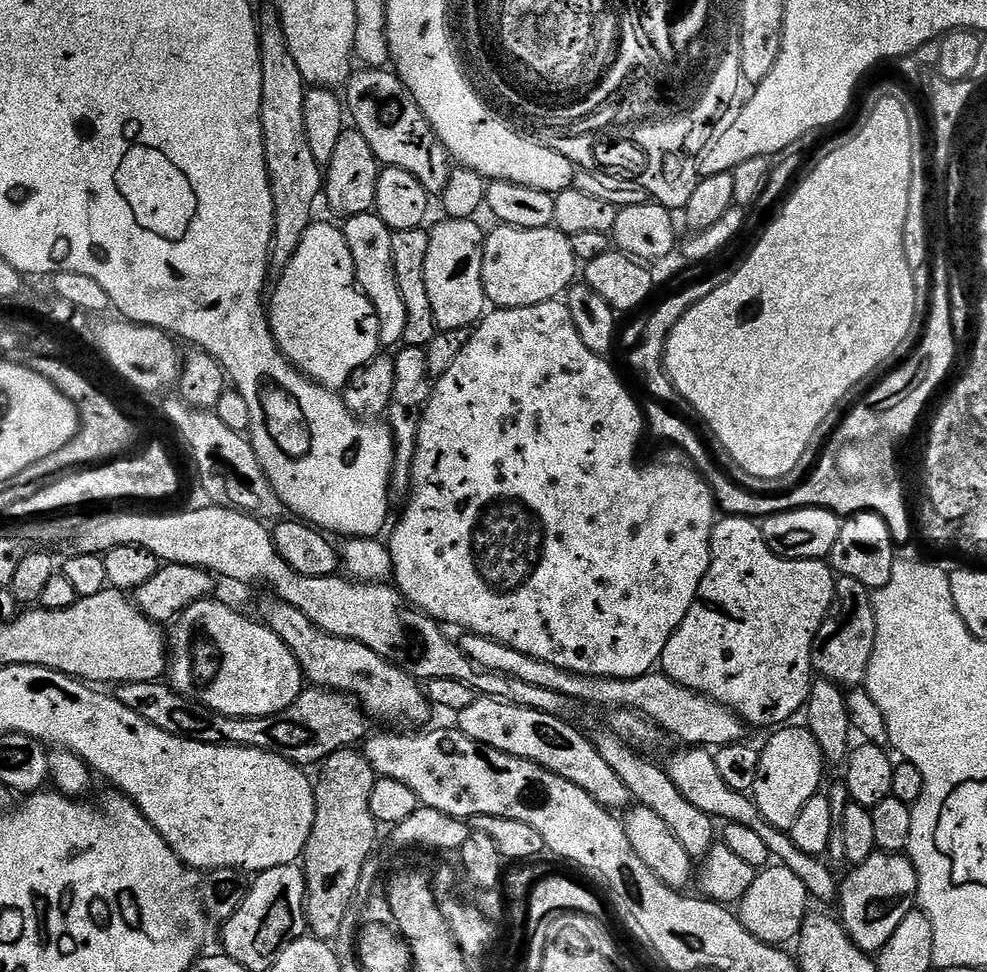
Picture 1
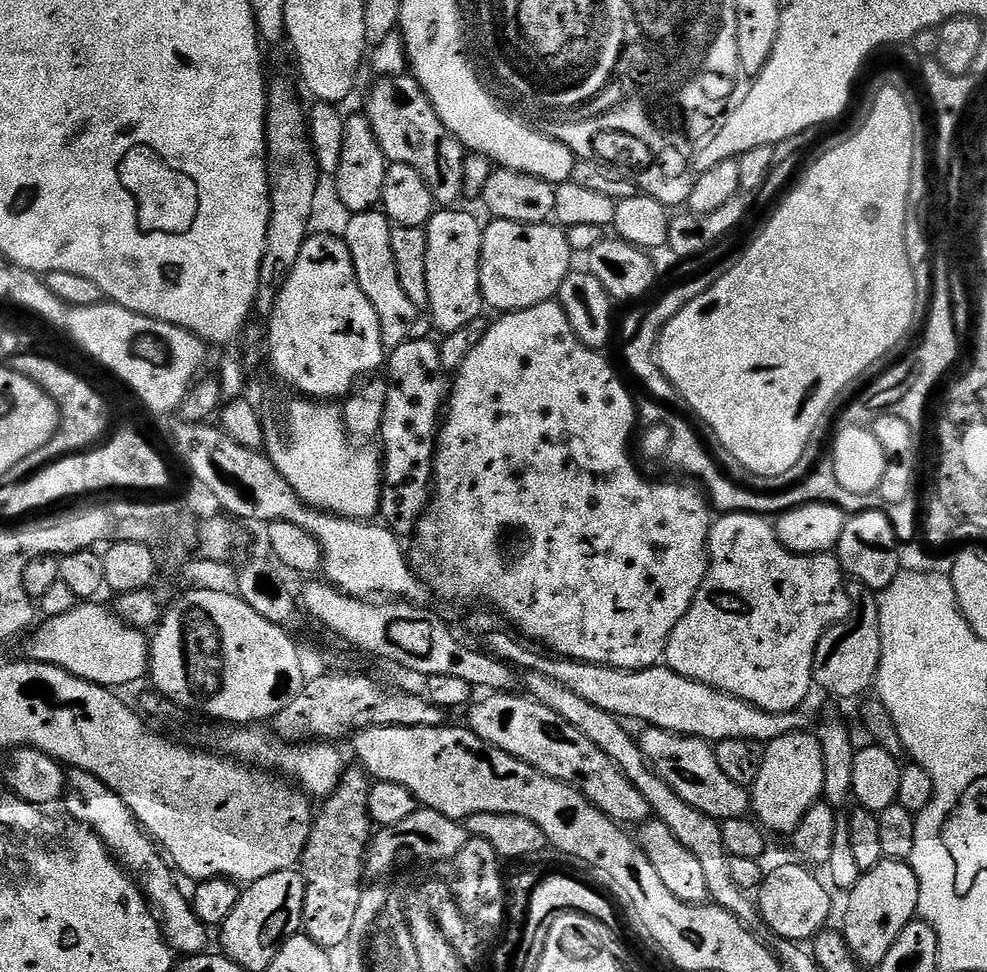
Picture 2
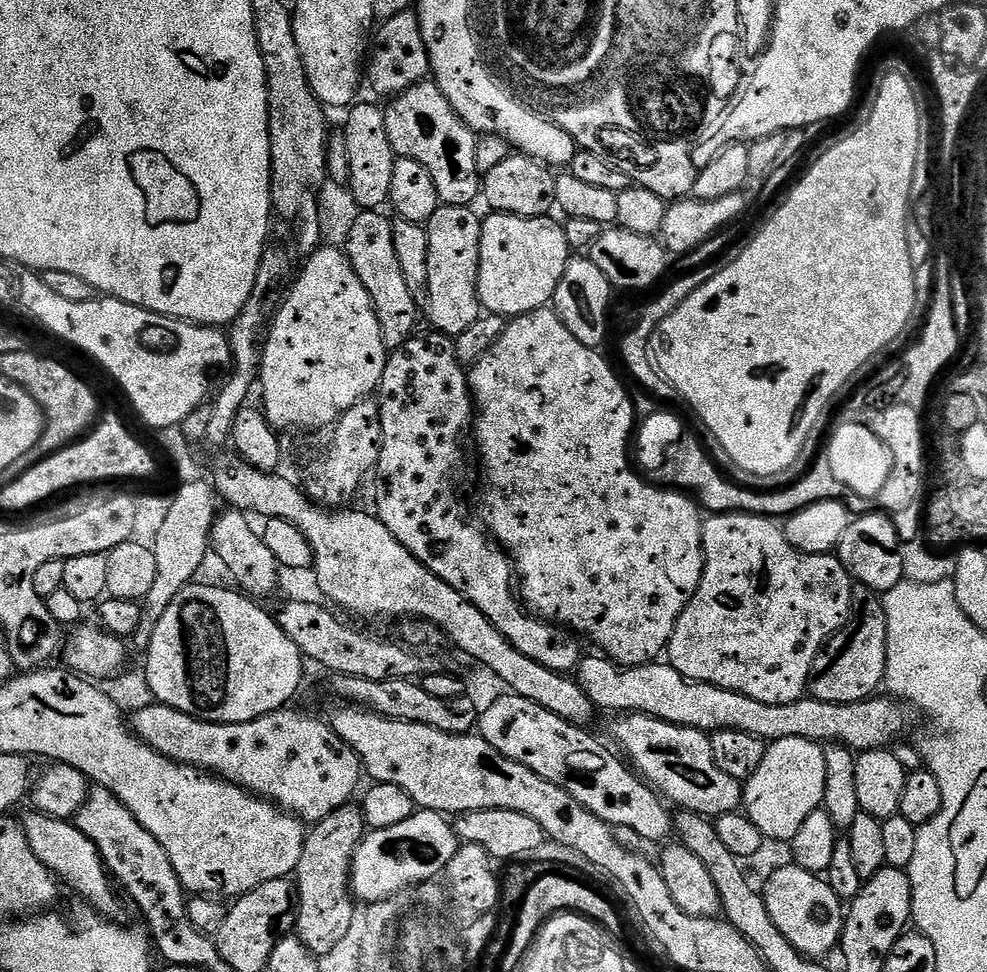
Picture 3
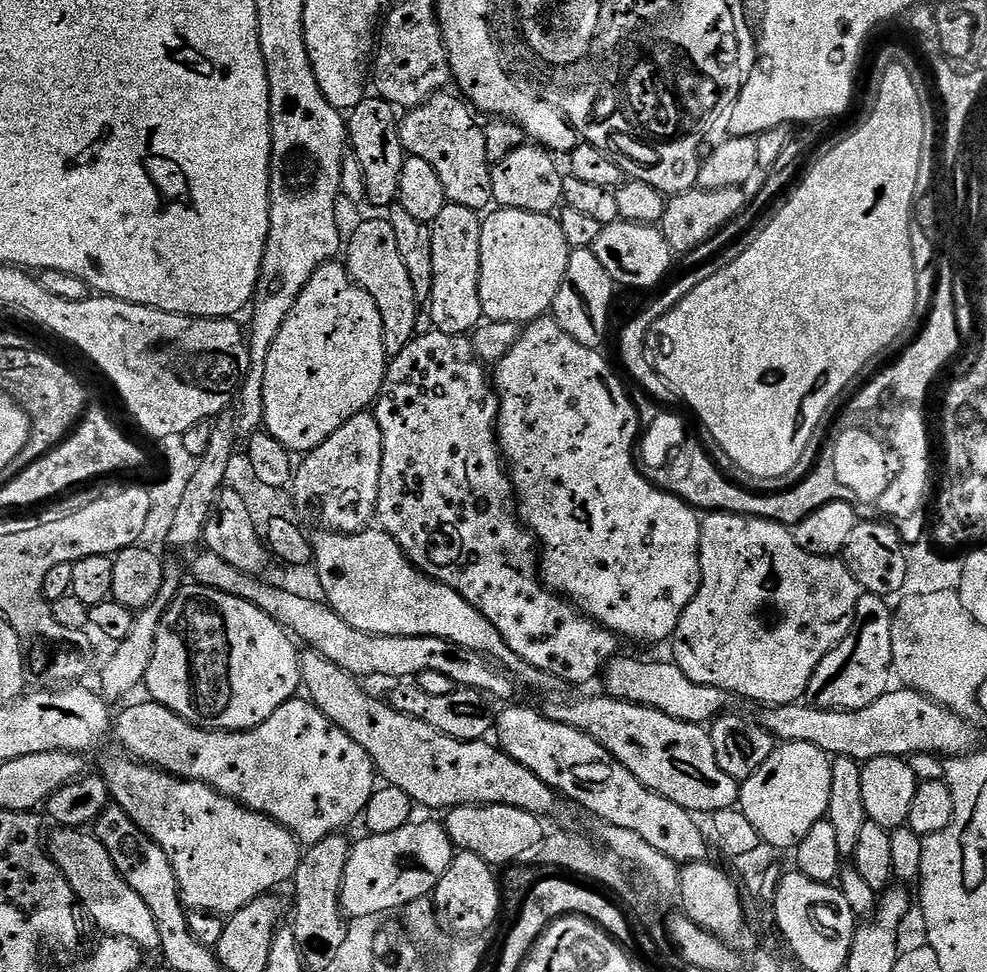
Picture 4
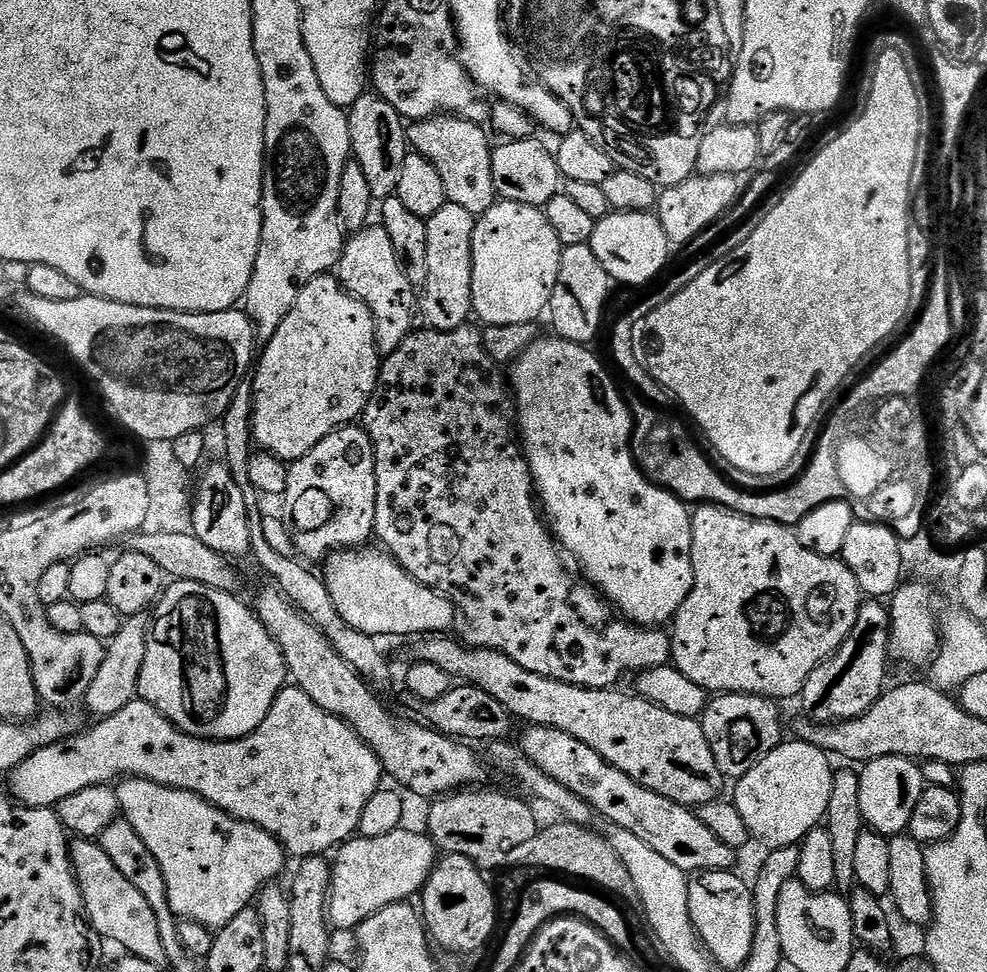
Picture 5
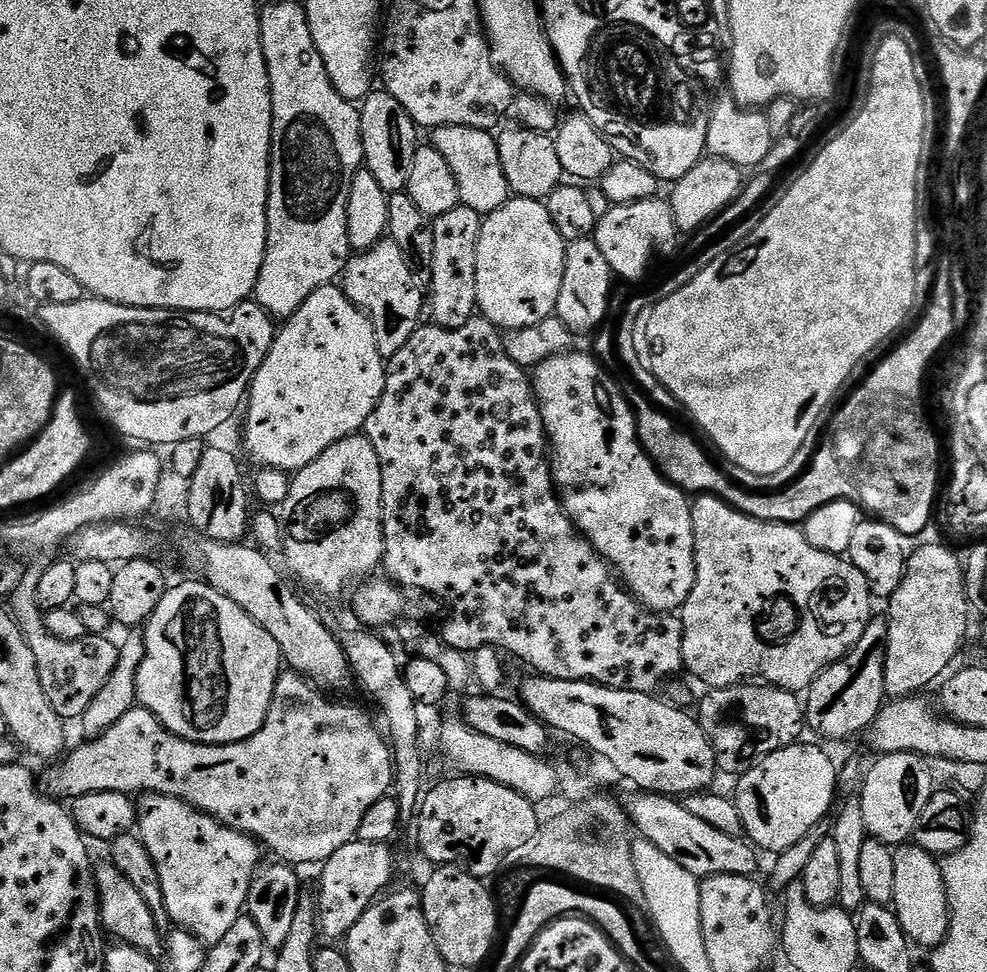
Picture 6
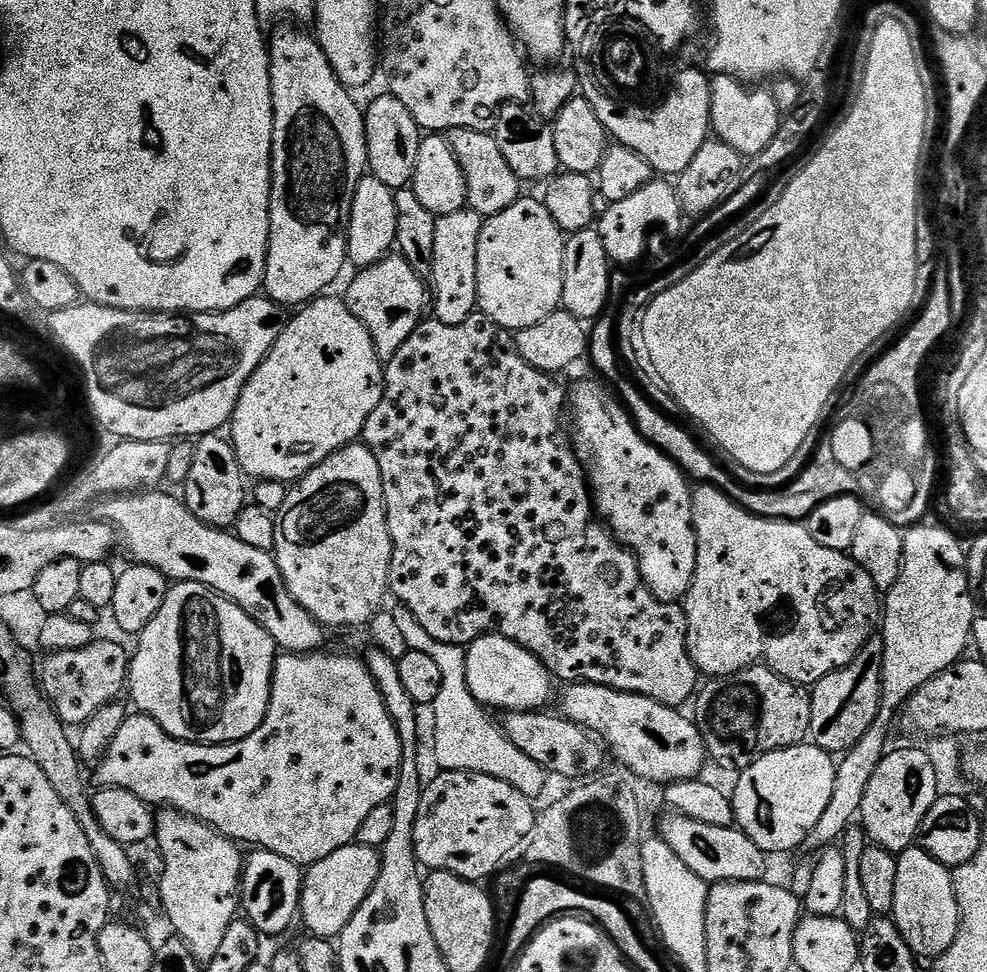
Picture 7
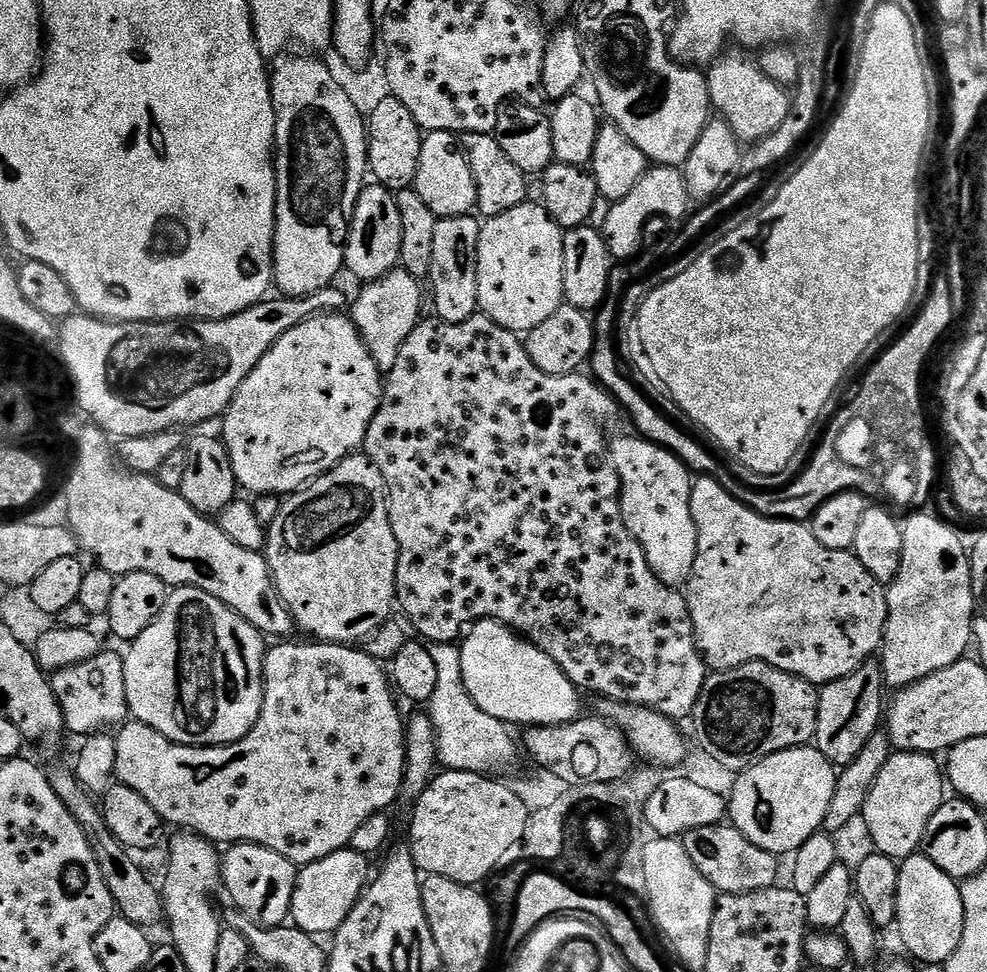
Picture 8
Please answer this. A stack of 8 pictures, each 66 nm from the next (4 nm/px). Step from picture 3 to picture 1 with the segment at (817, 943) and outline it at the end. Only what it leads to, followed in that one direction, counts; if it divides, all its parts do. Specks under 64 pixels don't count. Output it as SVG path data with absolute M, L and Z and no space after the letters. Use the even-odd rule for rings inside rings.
M770 864L757 873L754 885L750 886L750 890L739 901L738 915L743 925L764 944L784 946L799 935L810 910L808 902L810 903L810 895L802 880L788 867Z

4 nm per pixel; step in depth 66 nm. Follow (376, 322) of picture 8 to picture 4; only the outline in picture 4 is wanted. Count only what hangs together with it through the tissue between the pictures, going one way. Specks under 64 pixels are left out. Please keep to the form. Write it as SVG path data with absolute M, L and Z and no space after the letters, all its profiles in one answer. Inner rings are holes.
M387 218L380 220L364 220L352 232L352 237L347 237L346 252L348 248L348 260L346 259L346 267L356 281L356 284L366 290L366 294L370 294L370 298L374 298L374 306L378 308L378 314L382 316L382 334L384 335L384 350L389 357L398 355L403 348L411 342L417 335L416 328L416 299L418 293L412 285L412 280L408 276L408 271L404 265L404 259L398 254L398 242L394 238L394 230L390 226Z

